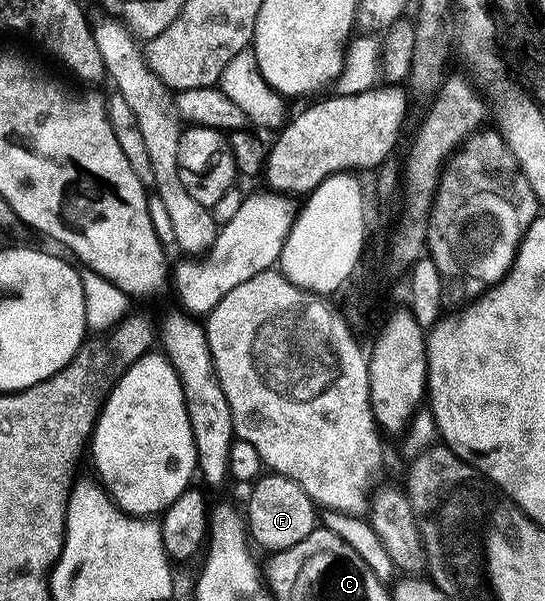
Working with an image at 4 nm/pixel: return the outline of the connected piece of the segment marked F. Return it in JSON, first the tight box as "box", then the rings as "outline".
{"box":[247,474,318,554],"outline":[[[265,474],[252,485],[251,490],[253,493],[249,496],[249,512],[247,508],[247,530],[258,549],[266,548],[269,554],[286,552],[291,550],[291,546],[299,546],[303,538],[311,538],[311,534],[317,531],[318,505],[313,503],[299,482],[291,482],[291,478],[286,476]]]}

